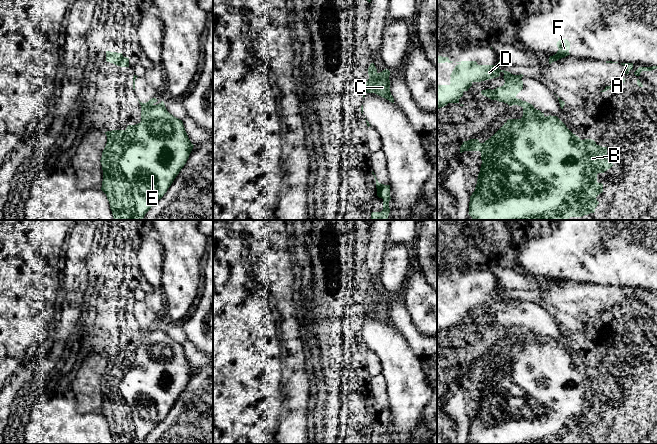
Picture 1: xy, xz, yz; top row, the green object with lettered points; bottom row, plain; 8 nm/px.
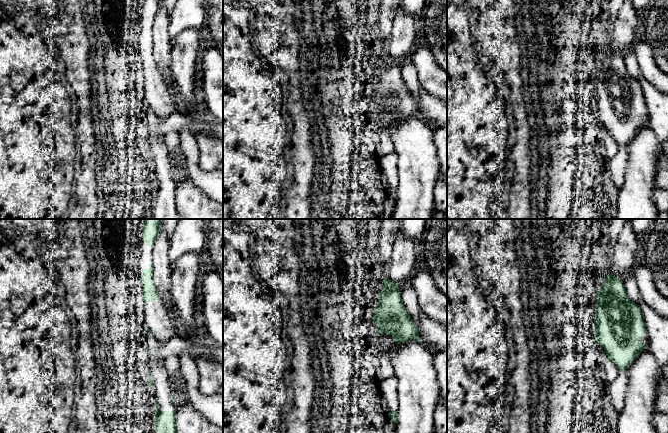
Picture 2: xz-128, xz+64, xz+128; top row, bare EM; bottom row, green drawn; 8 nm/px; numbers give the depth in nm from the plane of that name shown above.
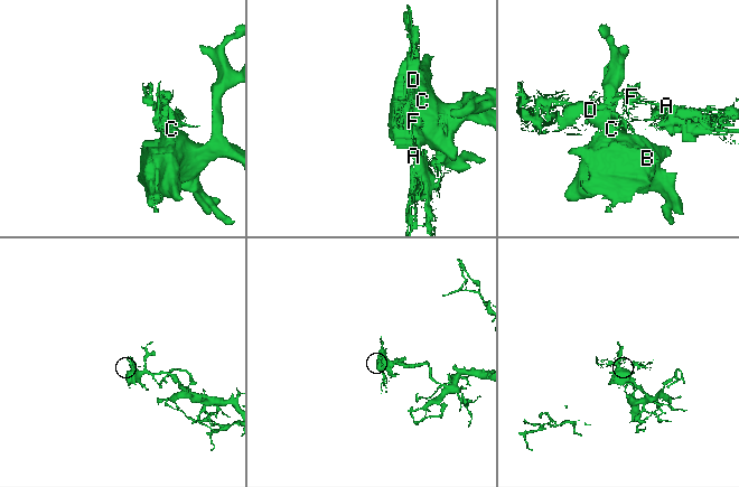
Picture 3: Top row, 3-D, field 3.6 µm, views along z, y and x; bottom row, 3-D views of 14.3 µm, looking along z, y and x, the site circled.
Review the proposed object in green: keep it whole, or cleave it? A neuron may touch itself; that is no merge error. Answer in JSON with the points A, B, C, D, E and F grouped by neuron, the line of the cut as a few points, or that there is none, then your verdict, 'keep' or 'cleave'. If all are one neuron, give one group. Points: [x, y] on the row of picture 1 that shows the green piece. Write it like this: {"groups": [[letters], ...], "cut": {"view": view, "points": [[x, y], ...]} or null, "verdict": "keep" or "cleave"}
{"groups": [["A", "D", "F"], ["B", "C", "E"]], "cut": {"view": "xy", "points": [[152, 104], [141, 107]]}, "verdict": "cleave"}

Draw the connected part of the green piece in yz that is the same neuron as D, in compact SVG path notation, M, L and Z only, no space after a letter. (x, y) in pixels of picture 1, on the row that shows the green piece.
M500 60L496 65L478 65L476 61L456 63L457 65L450 75L451 83L449 85L437 85L437 109L446 106L448 103L459 103L463 92L468 91L473 82L499 77L500 72L504 73L504 85L493 90L482 90L481 94L491 100L507 103L509 106L518 105L535 109L532 104L516 97L523 89L521 79L524 75L513 75L508 71L500 70L499 65L502 63Z

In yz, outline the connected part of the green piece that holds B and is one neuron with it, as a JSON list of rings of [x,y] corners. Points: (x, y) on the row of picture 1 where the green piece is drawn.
[[[523,107],[523,116],[521,119],[508,119],[506,123],[488,140],[480,143],[478,139],[464,141],[460,147],[460,153],[464,151],[481,152],[481,168],[478,174],[475,191],[470,196],[469,215],[473,220],[568,220],[570,217],[582,217],[595,212],[599,204],[596,197],[603,192],[603,184],[597,182],[597,174],[604,173],[610,169],[613,164],[607,160],[607,147],[597,145],[592,139],[581,140],[573,134],[566,125],[557,116],[544,116],[540,110]]]

